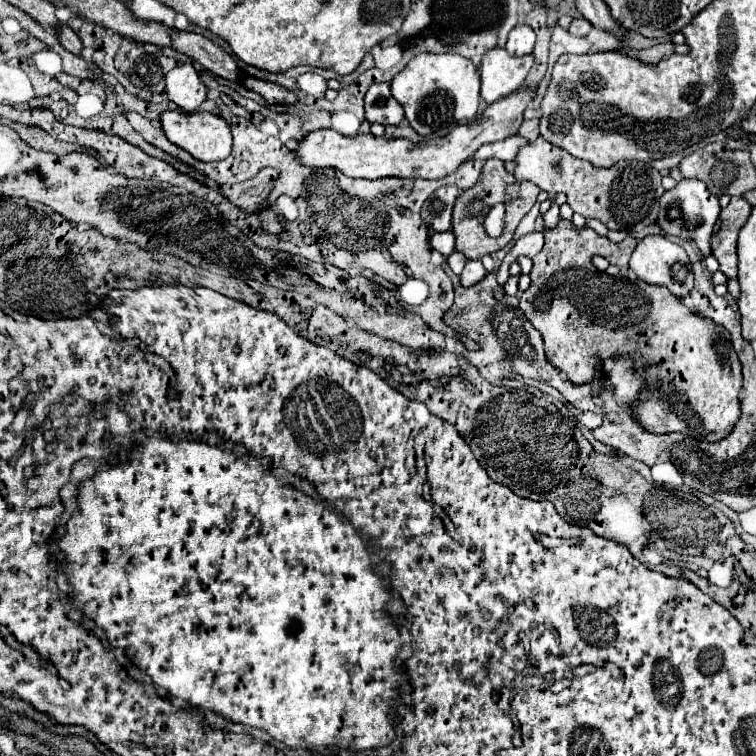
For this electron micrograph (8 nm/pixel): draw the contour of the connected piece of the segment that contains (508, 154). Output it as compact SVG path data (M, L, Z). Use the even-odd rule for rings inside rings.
M513 134L501 142L493 142L493 144L483 144L473 158L479 158L479 160L489 160L489 158L499 158L503 162L513 162L519 154L519 150L523 146L527 146L529 142L519 136L519 134Z

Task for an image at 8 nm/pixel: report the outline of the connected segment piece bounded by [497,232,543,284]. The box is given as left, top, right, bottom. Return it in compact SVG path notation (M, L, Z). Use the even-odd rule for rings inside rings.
M531 232L531 234L521 236L521 238L515 242L515 246L511 248L511 252L503 258L501 266L499 266L499 272L497 272L499 284L505 284L505 282L507 282L507 278L509 278L509 268L511 268L513 262L517 262L521 256L533 258L541 248L543 248L543 234L541 234L541 232Z

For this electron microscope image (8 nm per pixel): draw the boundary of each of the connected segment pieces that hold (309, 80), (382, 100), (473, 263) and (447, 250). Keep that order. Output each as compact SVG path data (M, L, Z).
M313 72L301 74L297 78L297 84L301 86L301 90L305 90L307 94L311 94L315 98L323 98L325 90L327 90L327 80L323 76L319 76L319 74L313 74Z
M373 84L365 94L365 118L369 122L379 124L401 124L403 120L403 108L399 102L391 96L389 84Z
M467 260L463 272L461 272L461 284L465 286L471 286L475 282L479 282L483 276L485 276L485 268L481 264L481 260Z
M441 232L431 236L431 248L439 250L443 256L449 256L455 250L455 236L453 232Z

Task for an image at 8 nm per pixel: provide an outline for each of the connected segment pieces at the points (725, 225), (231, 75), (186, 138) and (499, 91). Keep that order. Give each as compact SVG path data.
M733 196L731 202L721 208L719 222L715 226L715 234L711 238L713 256L719 262L719 270L729 278L729 282L735 282L737 278L737 234L747 220L747 214L751 212L749 202L745 202L741 196Z
M177 28L169 30L169 38L171 38L171 48L173 50L187 54L189 58L203 64L203 68L211 70L213 74L217 74L225 80L239 82L239 68L237 68L235 60L229 54L225 54L211 40L203 38L201 34L183 32L183 30L177 30Z
M167 110L167 112L161 112L159 120L161 120L161 128L167 140L181 146L183 150L187 150L193 158L201 162L217 162L217 160L227 158L231 152L231 128L221 116L213 116L205 112L185 114L179 110Z
M495 46L481 58L481 98L493 104L507 94L513 94L529 74L533 66L533 54L509 56L503 48Z

